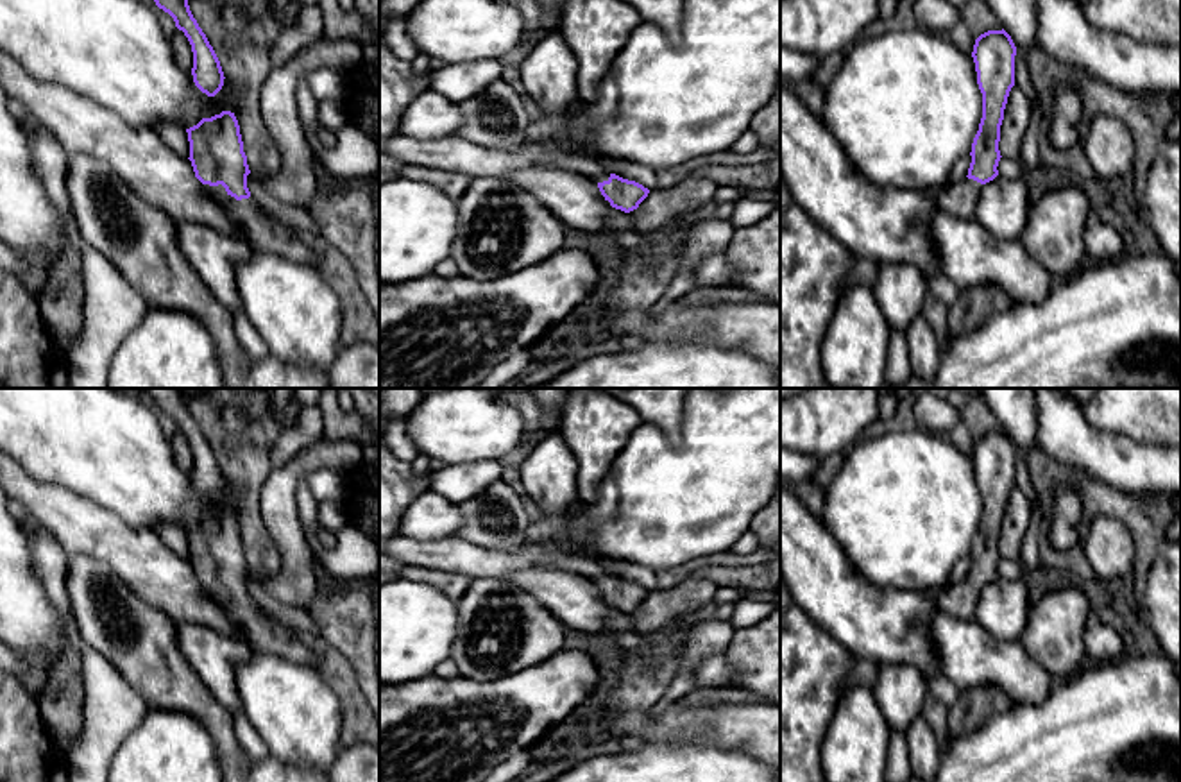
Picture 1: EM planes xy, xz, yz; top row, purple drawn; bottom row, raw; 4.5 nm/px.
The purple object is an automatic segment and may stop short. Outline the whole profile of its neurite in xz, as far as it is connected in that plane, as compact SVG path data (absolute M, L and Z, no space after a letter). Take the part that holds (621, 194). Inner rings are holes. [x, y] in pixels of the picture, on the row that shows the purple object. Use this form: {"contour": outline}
{"contour": "M403 134L390 138L387 152L403 165L462 174L469 179L505 175L531 165L546 165L585 175L598 184L612 208L630 213L648 197L650 190L635 181L610 174L603 157L573 145L553 147L526 138L512 150L474 145L460 136L413 140Z"}

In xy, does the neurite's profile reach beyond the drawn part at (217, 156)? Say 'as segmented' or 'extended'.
extended

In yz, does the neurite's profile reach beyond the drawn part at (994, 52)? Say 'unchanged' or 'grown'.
grown

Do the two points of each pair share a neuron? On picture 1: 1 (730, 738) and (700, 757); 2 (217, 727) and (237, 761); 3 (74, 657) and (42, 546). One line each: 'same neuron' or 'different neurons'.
1: different neurons
2: same neuron
3: same neuron

